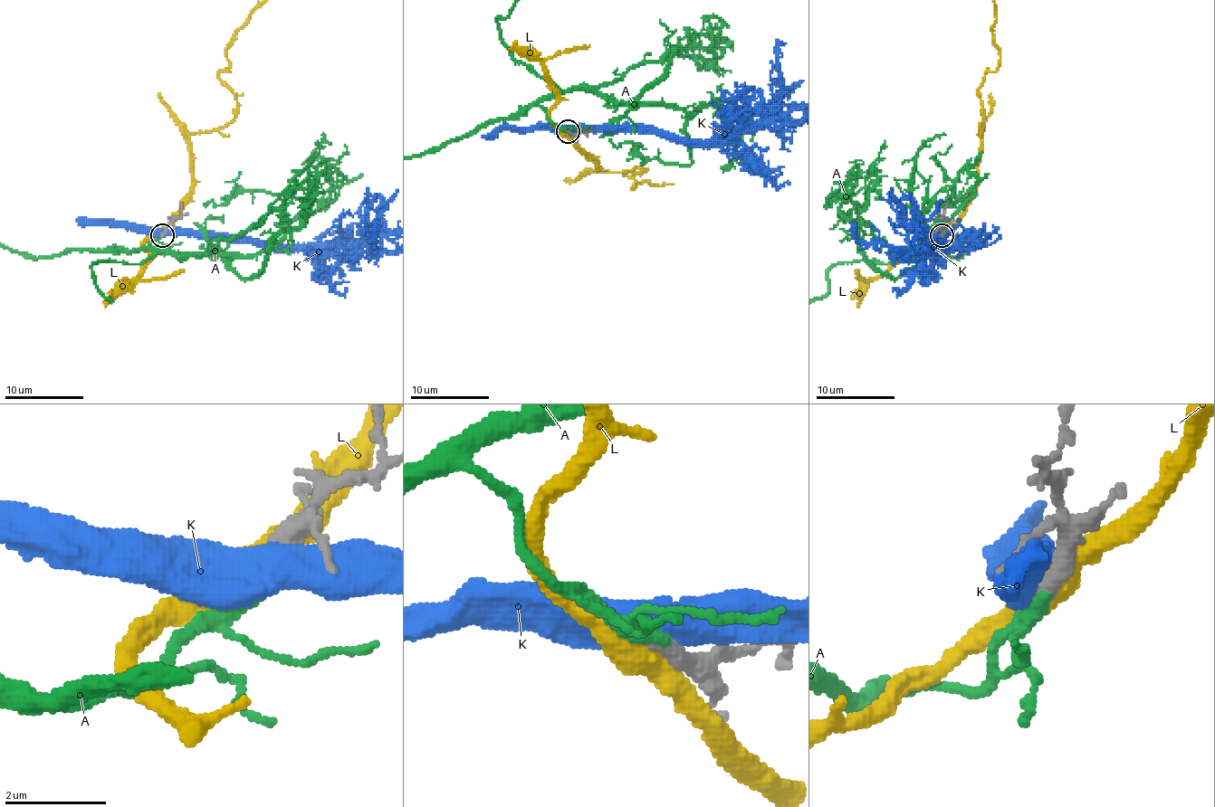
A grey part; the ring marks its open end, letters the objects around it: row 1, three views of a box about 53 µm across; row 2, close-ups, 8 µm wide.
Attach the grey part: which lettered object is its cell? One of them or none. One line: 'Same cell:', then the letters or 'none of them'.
Same cell: A

